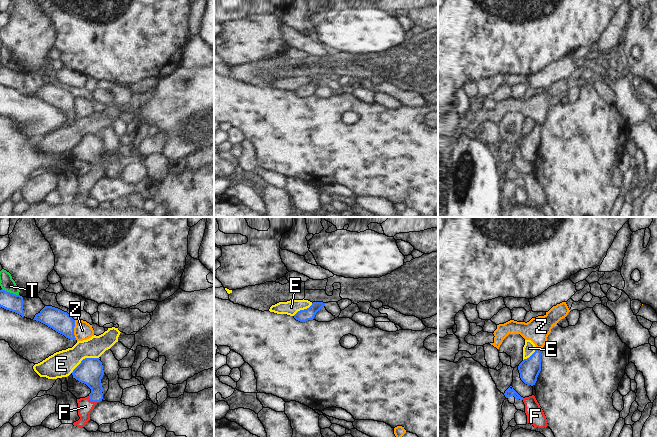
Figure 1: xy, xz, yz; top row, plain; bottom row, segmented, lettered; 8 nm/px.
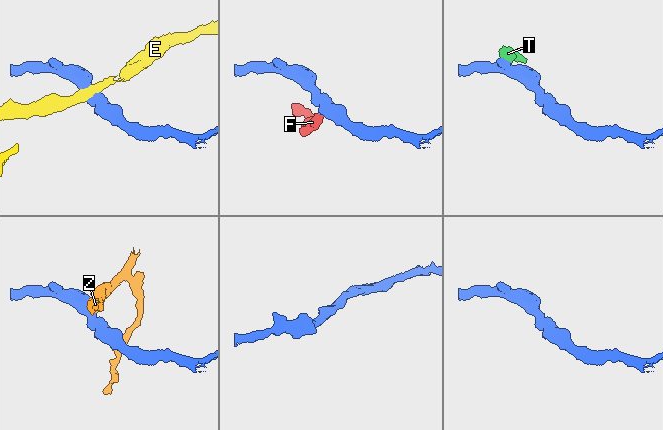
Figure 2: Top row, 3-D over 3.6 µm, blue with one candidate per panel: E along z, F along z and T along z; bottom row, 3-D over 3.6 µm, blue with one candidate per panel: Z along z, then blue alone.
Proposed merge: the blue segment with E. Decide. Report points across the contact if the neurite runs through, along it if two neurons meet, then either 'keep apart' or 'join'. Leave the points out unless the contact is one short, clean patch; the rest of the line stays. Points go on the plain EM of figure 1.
border xy (98, 133), (85, 133), (71, 148); keep apart

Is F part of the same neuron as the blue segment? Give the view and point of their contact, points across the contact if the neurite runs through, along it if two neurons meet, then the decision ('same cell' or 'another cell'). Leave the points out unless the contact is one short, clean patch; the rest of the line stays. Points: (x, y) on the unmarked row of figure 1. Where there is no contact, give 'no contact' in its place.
contact xy (92, 177); way xy (90, 147), (94, 159), (92, 177), (85, 182); same cell

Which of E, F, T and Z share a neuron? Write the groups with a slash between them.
E / F / T / Z

